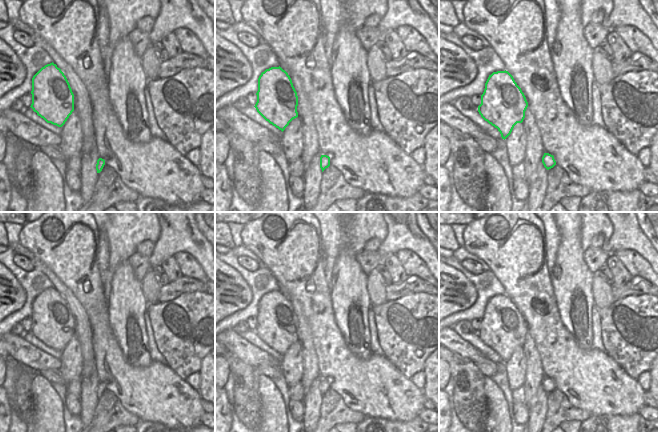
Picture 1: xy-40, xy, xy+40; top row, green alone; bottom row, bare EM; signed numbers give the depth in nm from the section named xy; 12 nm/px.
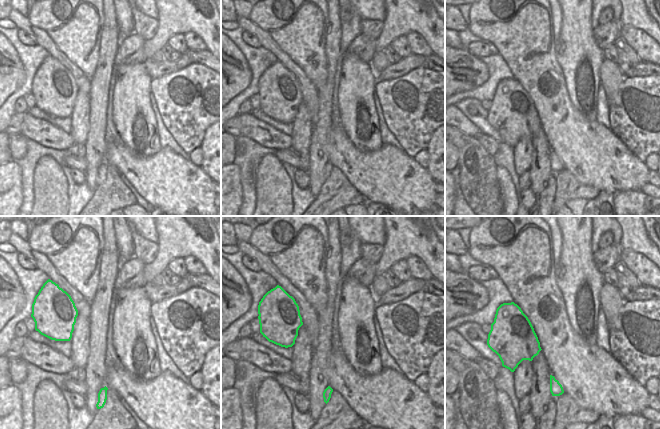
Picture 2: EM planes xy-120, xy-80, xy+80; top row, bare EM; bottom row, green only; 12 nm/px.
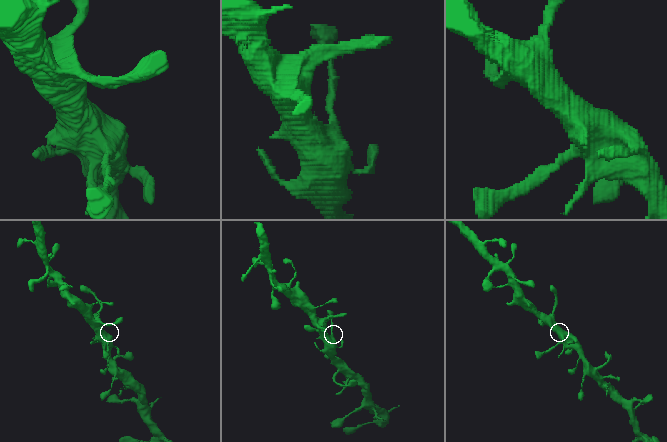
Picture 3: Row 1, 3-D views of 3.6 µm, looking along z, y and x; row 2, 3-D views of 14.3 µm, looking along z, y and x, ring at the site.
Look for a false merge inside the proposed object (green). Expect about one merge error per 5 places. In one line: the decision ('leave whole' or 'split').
leave whole

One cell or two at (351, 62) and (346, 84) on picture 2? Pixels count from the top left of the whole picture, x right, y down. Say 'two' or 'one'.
one

